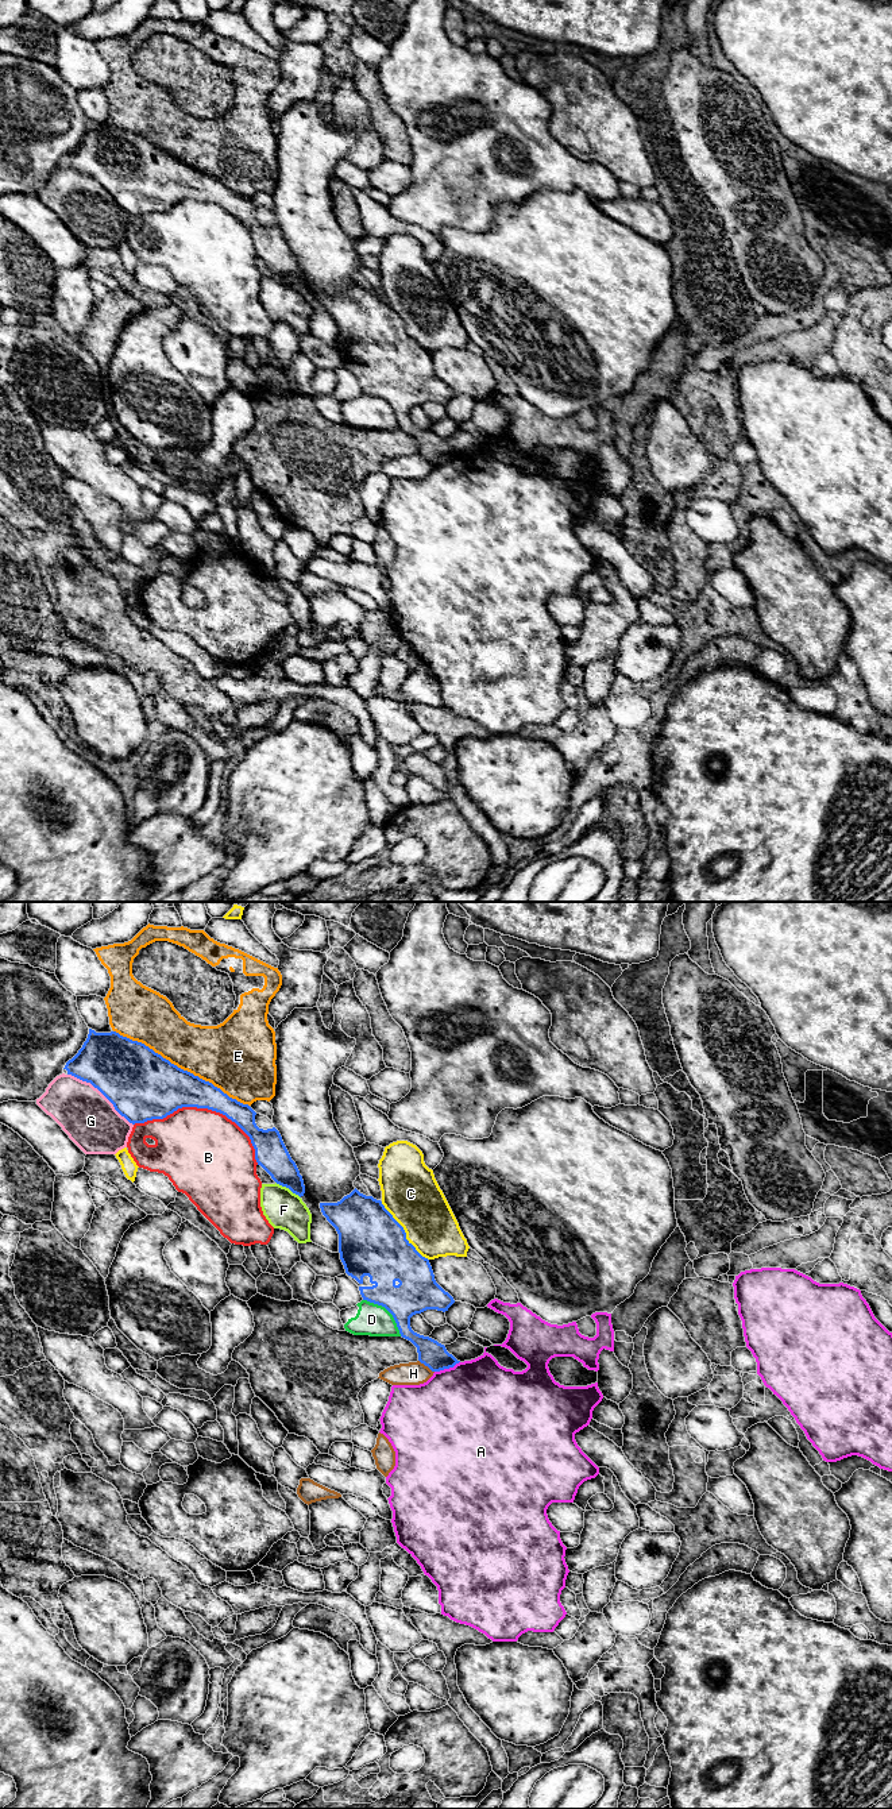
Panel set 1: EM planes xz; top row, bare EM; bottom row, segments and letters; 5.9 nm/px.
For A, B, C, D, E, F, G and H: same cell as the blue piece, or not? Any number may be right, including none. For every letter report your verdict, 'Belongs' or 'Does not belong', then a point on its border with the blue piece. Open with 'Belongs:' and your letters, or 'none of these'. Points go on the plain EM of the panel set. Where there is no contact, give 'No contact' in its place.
Belongs: none of these
A: Does not belong. Touches blue at xz (447, 461)
B: Does not belong. Touches blue at xz (205, 200)
C: Does not belong. Touches blue at xz (404, 324)
D: Does not belong. Touches blue at xz (387, 402)
E: Does not belong. Touches blue at xz (180, 161)
F: Does not belong. Touches blue at xz (288, 280)
G: Does not belong. Touches blue at xz (101, 185)
H: Does not belong. Touches blue at xz (427, 458)

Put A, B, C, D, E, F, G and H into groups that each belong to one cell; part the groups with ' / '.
A / B / C / D / E / F / G / H

